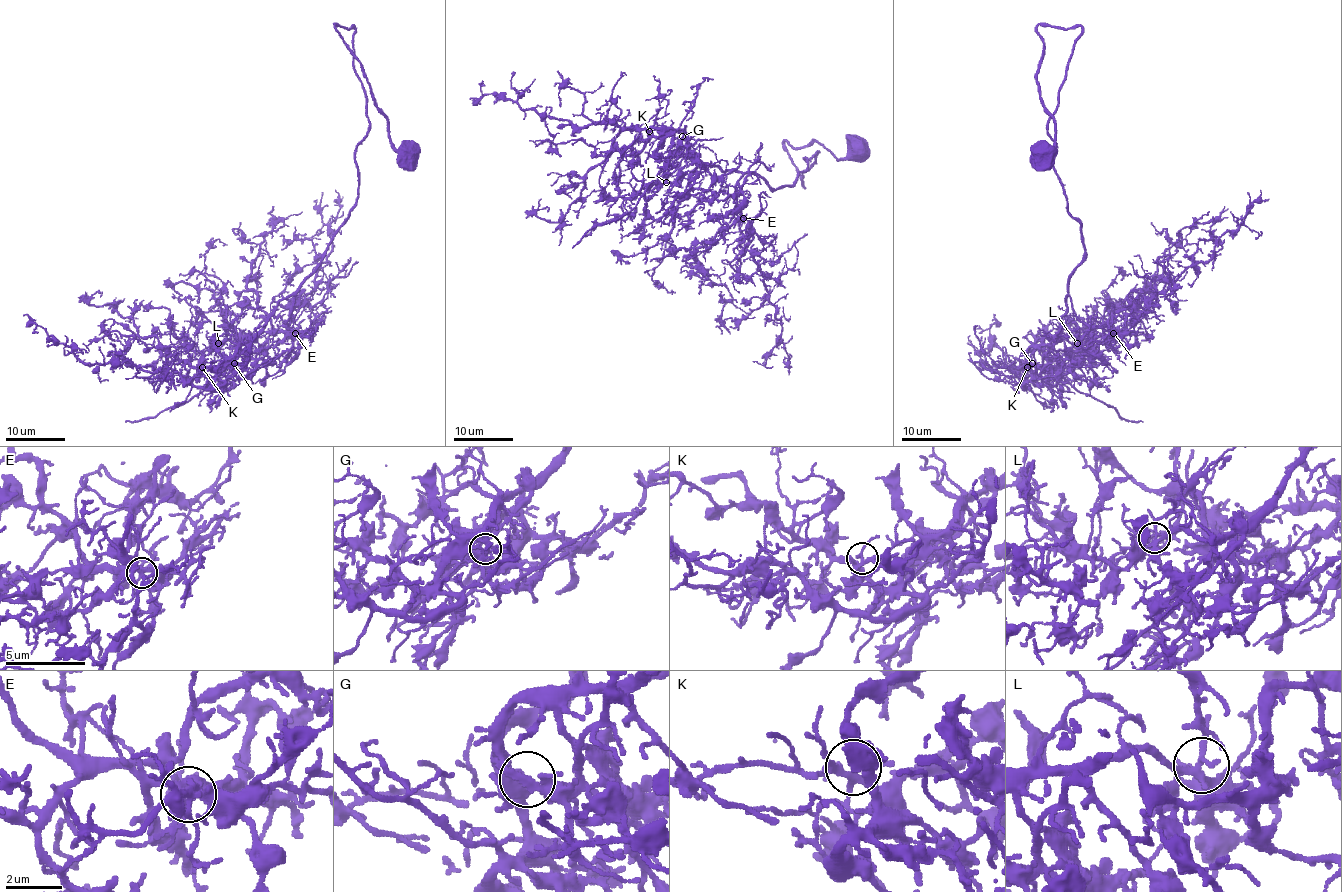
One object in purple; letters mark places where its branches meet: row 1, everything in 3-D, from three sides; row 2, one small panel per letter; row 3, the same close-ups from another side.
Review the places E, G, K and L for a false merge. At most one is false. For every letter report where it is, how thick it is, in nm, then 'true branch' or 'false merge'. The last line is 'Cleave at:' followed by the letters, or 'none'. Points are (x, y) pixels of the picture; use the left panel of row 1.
E: (295, 333) | 280 nm | true branch
G: (234, 363) | 260 nm | false merge
K: (202, 367) | 200 nm | true branch
L: (218, 343) | 240 nm | true branch
Cleave at: G

